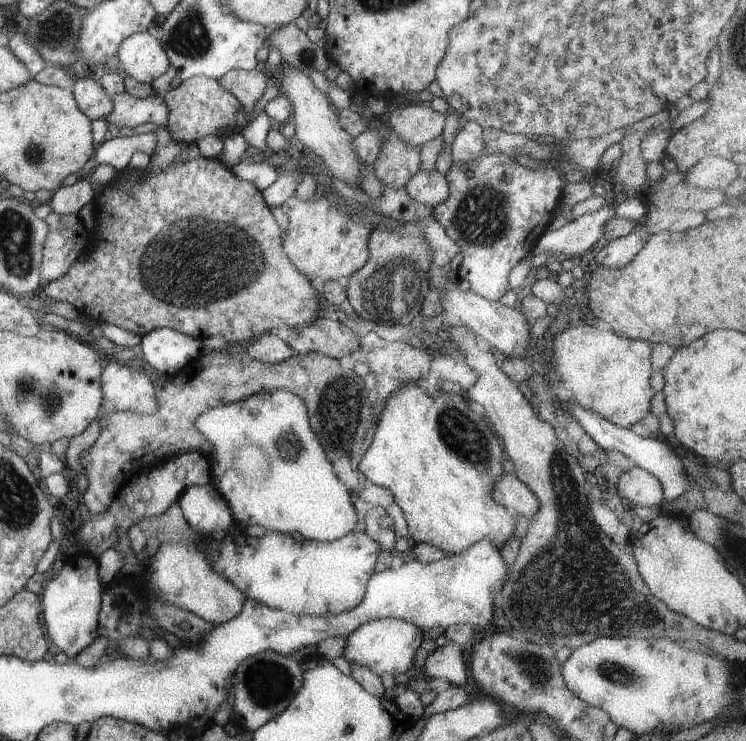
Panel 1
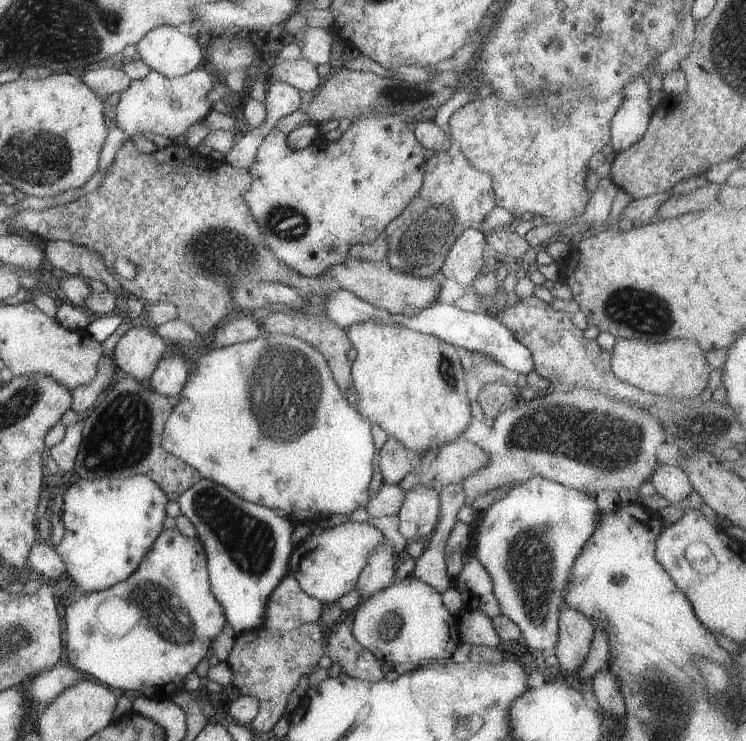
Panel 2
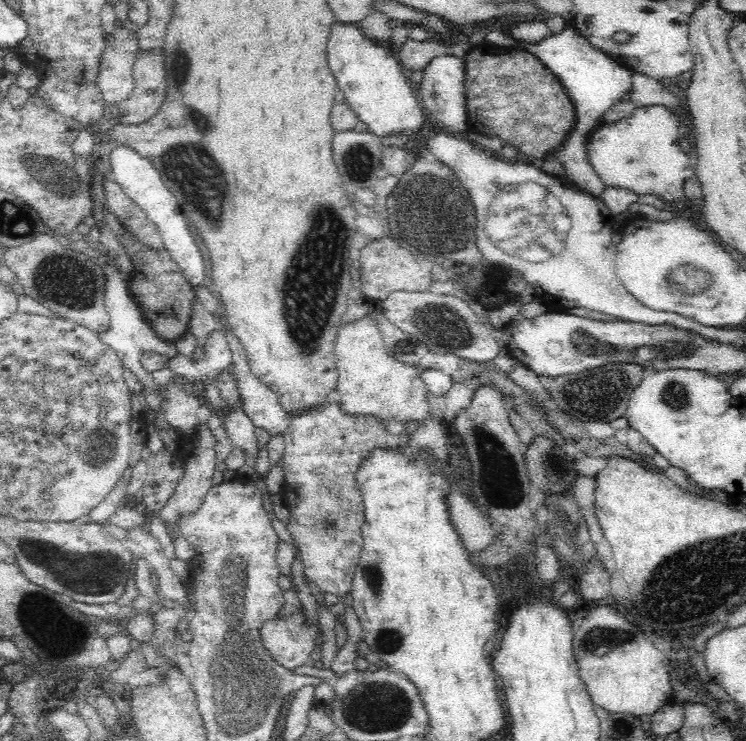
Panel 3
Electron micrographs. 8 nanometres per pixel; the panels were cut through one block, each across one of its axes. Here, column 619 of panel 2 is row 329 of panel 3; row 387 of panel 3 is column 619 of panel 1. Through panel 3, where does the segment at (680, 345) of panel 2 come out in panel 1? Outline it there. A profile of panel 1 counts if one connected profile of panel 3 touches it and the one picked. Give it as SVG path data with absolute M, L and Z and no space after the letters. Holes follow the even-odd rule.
M574 322L570 328L553 336L552 347L550 363L559 376L555 385L571 392L571 404L597 412L607 422L626 429L650 414L649 402L654 394L649 386L650 342L623 338L613 331L600 331Z

